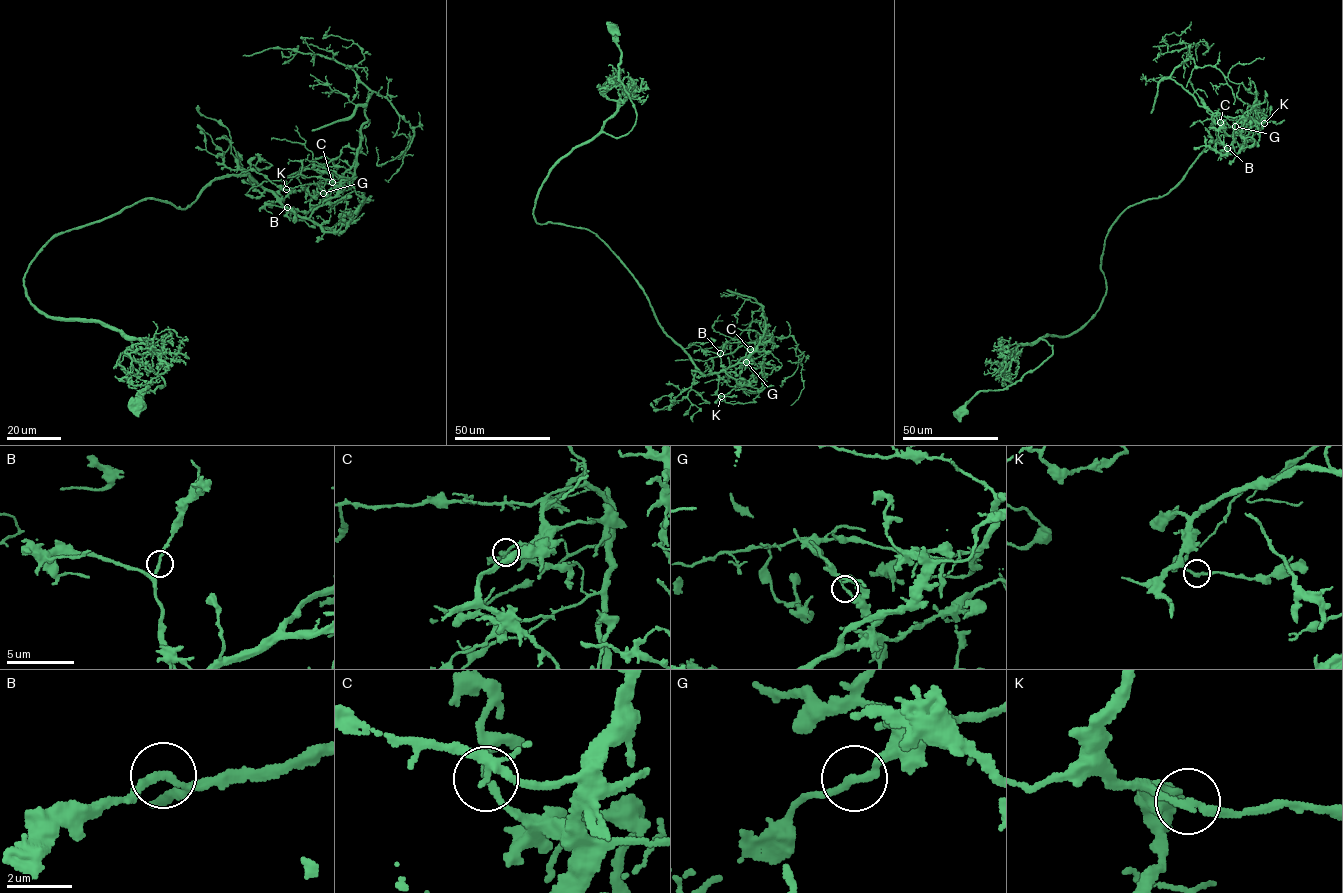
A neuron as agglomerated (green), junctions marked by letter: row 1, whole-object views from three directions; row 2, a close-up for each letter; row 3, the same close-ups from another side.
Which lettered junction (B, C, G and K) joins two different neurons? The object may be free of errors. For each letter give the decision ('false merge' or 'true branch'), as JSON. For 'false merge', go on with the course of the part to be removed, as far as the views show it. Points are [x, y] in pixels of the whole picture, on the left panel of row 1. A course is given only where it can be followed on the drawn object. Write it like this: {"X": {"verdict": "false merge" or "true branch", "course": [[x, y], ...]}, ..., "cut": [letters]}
{"B": {"verdict": "true branch"}, "C": {"verdict": "true branch"}, "G": {"verdict": "false merge", "course": [[323, 193], [319, 183], [352, 180], [374, 92], [408, 123], [408, 147], [409, 133], [392, 132]]}, "K": {"verdict": "true branch"}, "cut": ["G"]}

